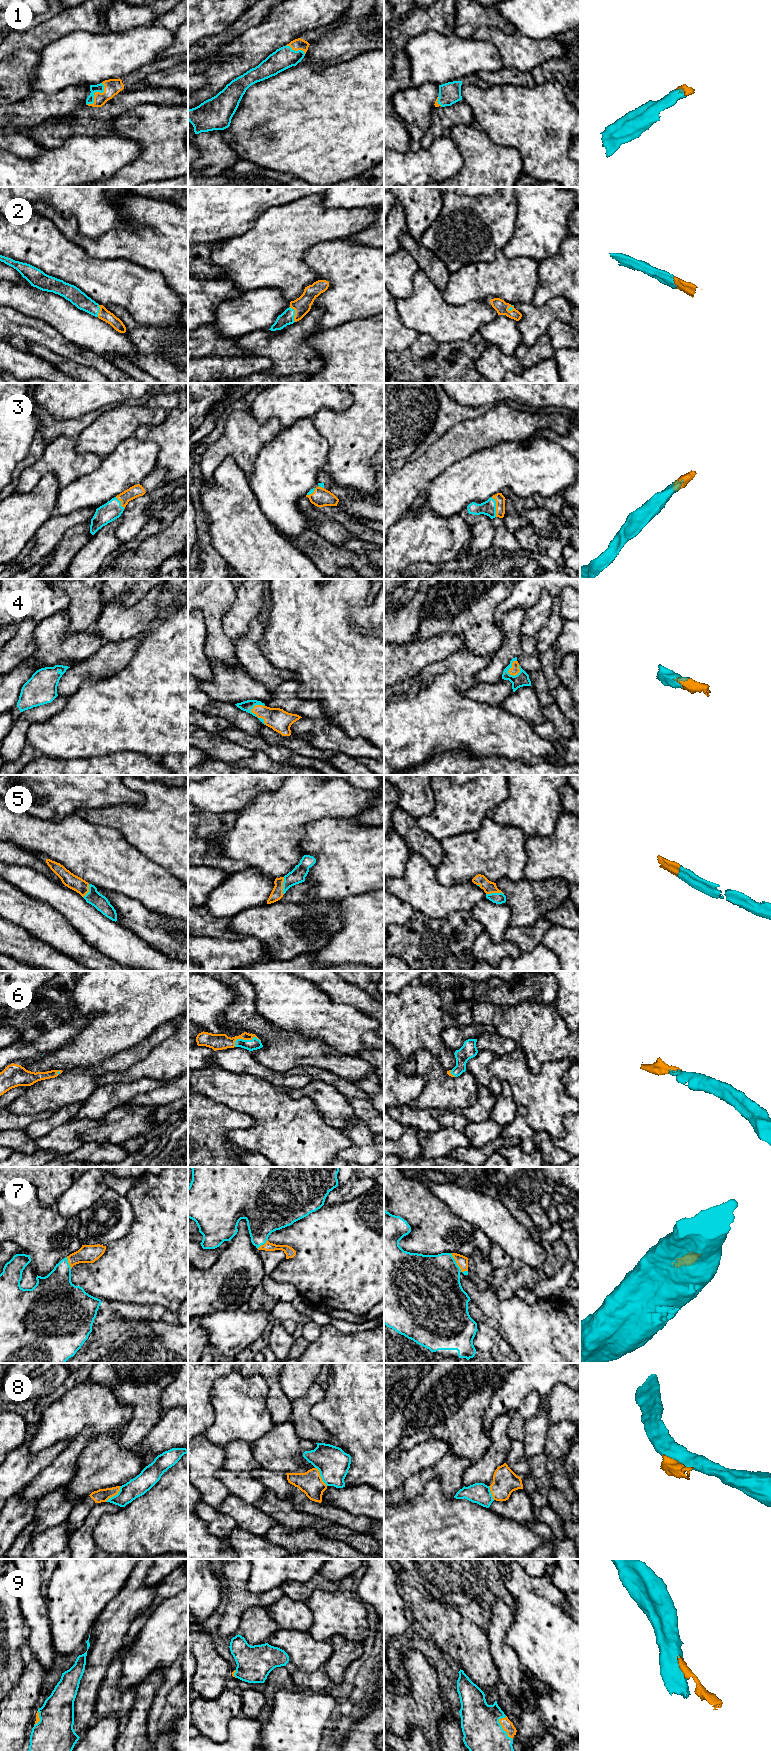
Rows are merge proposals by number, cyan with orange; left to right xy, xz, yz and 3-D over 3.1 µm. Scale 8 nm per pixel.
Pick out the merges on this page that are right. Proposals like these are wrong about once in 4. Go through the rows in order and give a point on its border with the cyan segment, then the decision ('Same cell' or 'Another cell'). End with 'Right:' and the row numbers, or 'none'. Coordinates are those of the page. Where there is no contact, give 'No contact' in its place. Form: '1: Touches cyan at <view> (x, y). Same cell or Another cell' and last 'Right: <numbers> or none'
1: Touches cyan at xy (94, 92). Same cell
2: Touches cyan at xz (294, 313). Same cell
3: Touches cyan at yz (495, 507). Same cell
4: Touches cyan at xz (255, 715). Same cell
5: Touches cyan at yz (494, 893). Same cell
6: Touches cyan at xz (245, 1040). Same cell
7: Touches cyan at yz (457, 1265). Same cell
8: Touches cyan at xy (115, 1495). Another cell
9: Touches cyan at yz (502, 1729). Same cell
Right: 1, 2, 3, 4, 5, 6, 7, 9

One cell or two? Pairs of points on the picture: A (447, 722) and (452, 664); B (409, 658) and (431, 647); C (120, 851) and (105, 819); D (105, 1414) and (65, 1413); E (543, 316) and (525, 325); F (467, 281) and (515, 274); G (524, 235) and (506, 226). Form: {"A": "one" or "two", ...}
{"A": "two", "B": "one", "C": "two", "D": "one", "E": "one", "F": "one", "G": "two"}

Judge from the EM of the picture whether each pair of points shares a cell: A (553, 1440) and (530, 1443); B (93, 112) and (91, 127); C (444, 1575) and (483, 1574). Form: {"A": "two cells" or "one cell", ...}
{"A": "two cells", "B": "one cell", "C": "one cell"}

